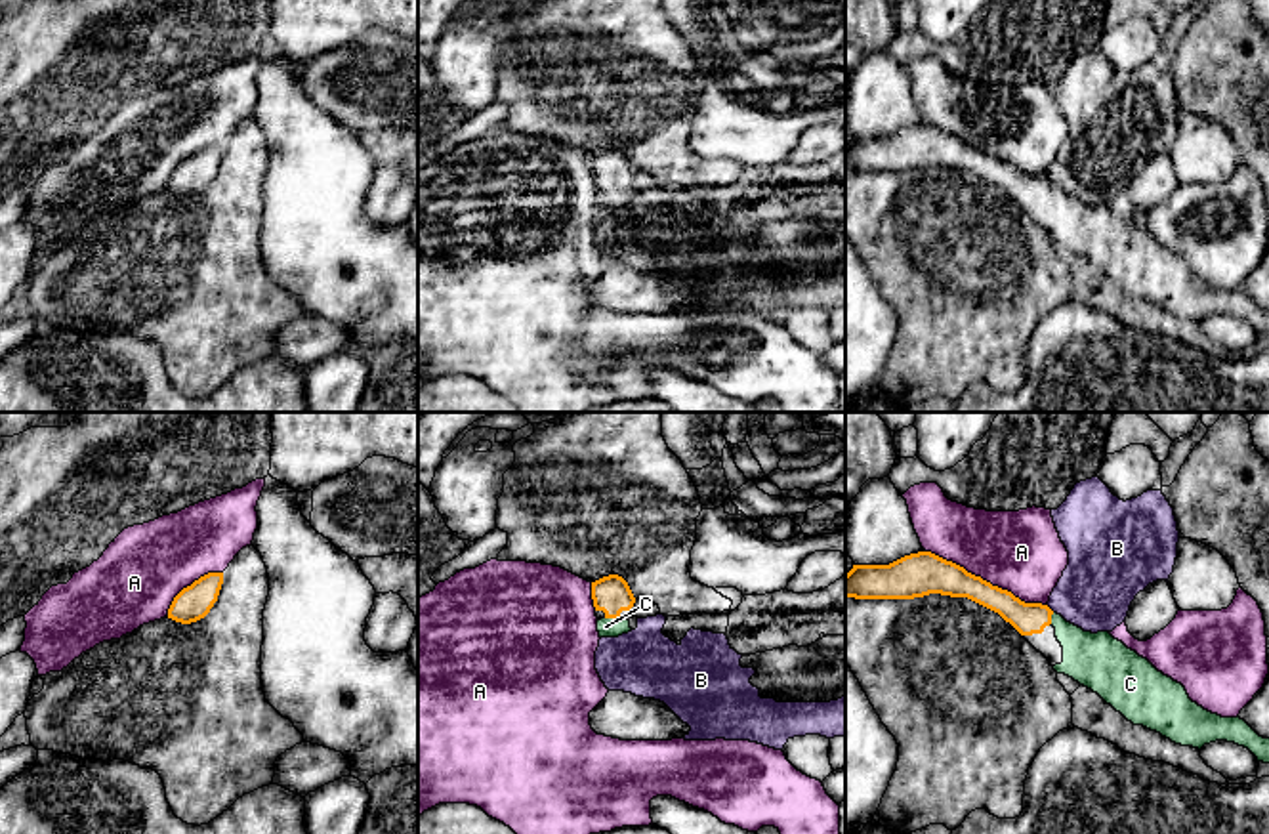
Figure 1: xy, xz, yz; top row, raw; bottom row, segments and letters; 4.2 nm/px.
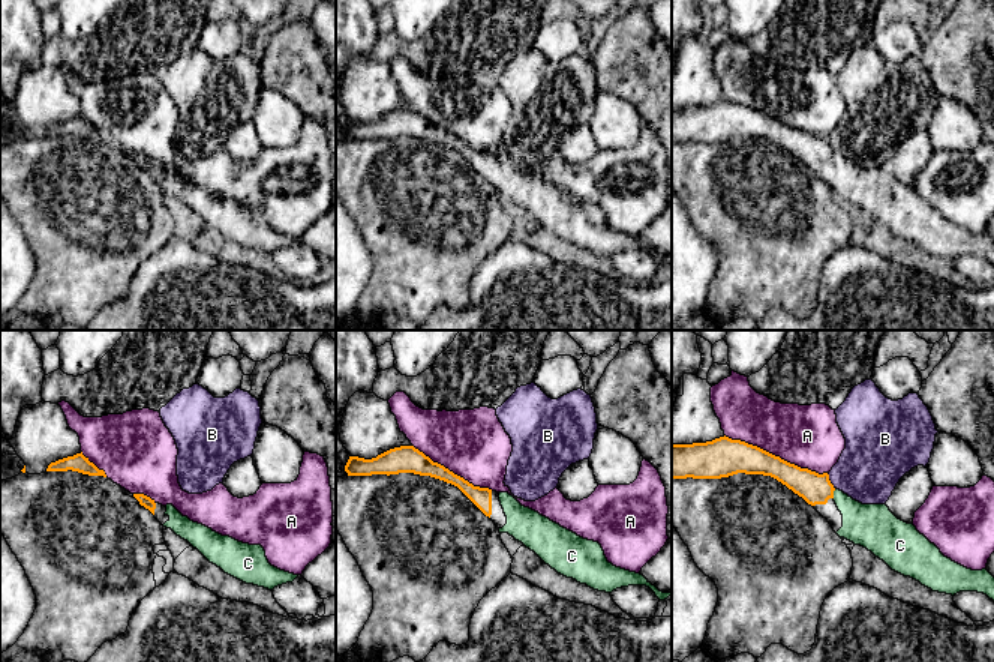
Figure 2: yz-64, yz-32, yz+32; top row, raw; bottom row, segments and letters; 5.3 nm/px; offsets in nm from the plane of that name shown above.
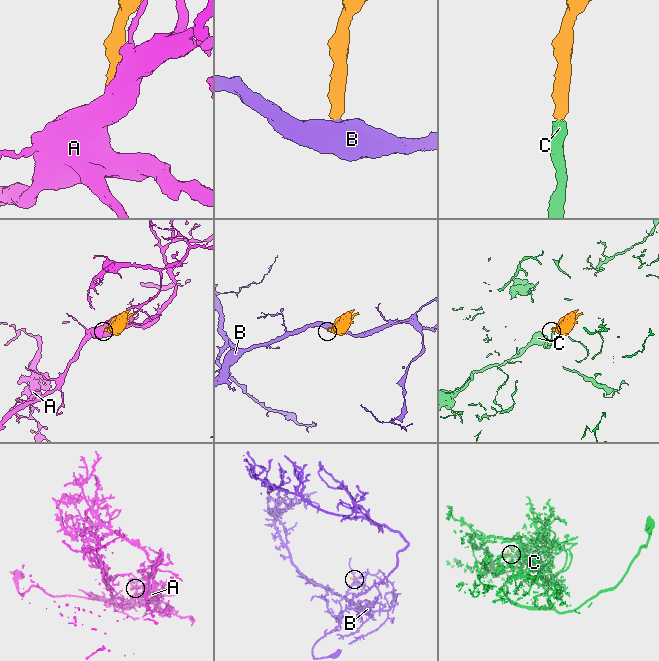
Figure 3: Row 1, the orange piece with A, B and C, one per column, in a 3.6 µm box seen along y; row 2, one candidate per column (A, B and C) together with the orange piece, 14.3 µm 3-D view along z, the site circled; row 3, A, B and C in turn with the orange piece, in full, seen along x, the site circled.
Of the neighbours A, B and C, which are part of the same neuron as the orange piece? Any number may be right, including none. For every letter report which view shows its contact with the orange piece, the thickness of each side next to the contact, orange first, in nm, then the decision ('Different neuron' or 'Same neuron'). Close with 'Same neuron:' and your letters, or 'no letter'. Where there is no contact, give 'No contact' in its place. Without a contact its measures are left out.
A: Touches orange in yz. Thickness 170 nm (orange) against 340 nm. Different neuron
B: Touches orange in yz. Thickness 140 nm (orange) against 320 nm. Different neuron
C: Touches orange in xz. Thickness 160 nm (orange) against 80 nm. Same neuron
Same neuron: C

